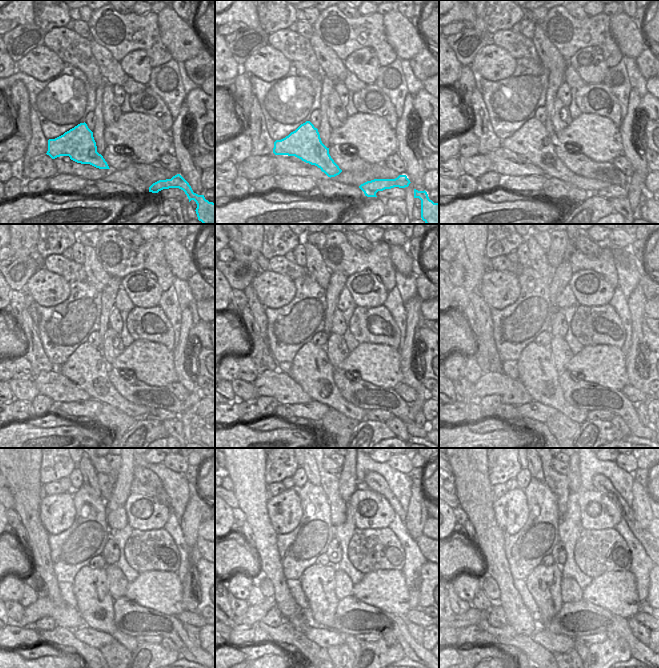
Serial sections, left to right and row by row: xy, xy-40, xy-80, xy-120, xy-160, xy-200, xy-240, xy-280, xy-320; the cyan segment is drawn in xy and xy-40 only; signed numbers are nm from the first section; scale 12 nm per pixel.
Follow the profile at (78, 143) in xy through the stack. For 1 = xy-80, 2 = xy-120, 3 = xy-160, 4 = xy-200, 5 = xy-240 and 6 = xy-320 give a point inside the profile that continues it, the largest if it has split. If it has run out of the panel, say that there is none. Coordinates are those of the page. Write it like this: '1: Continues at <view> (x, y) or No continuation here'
1: Continues at xy-80 (532, 141)
2: Continues at xy-120 (86, 367)
3: Continues at xy-160 (311, 369)
4: Continues at xy-200 (537, 372)
5: Continues at xy-240 (94, 603)
6: Continues at xy-320 (544, 583).

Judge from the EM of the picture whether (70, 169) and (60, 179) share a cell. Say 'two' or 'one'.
two

